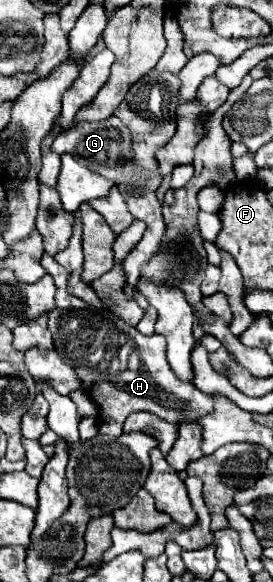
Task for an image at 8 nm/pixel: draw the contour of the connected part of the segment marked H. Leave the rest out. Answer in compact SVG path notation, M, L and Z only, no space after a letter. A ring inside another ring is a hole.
M45 253L41 265L57 287L57 309L49 313L49 331L55 341L55 351L77 371L83 389L99 403L99 433L119 437L125 417L133 411L149 411L169 423L177 423L199 421L201 415L213 409L211 395L205 395L191 383L175 383L175 373L165 361L165 339L161 335L145 337L115 313L97 311L69 295L65 289L67 271L51 255Z

